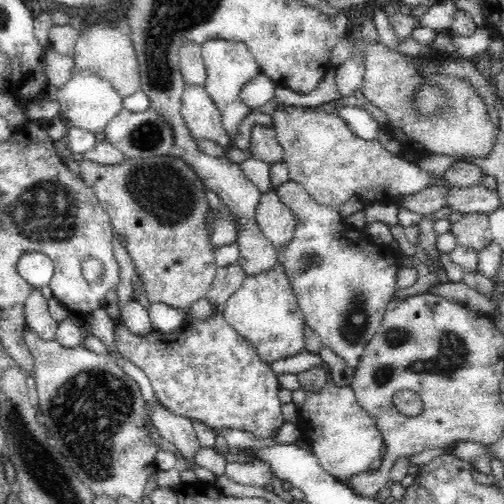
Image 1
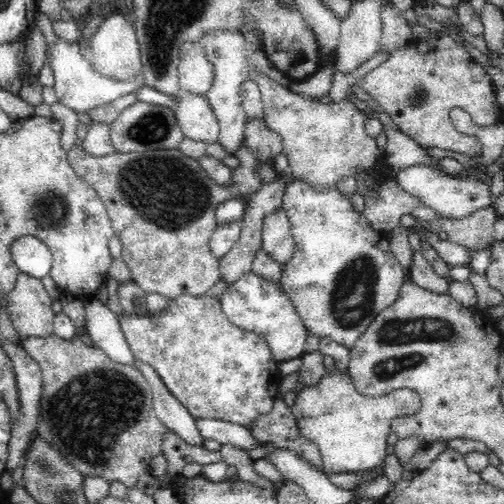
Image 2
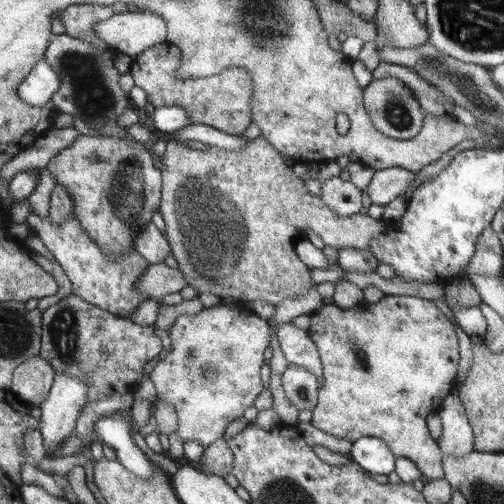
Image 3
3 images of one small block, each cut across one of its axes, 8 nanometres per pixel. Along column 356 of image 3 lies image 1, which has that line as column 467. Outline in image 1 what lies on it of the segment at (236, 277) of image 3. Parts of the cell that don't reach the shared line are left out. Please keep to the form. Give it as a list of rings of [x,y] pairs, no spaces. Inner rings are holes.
[[[464,214],[456,224],[452,224],[450,232],[458,238],[458,246],[474,250],[478,254],[488,244],[494,244],[488,214]]]

